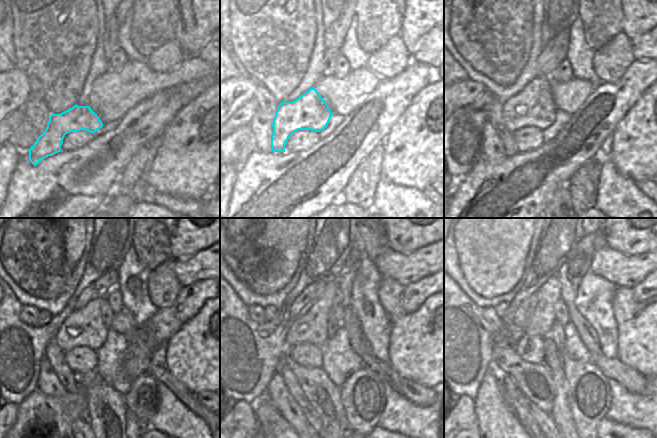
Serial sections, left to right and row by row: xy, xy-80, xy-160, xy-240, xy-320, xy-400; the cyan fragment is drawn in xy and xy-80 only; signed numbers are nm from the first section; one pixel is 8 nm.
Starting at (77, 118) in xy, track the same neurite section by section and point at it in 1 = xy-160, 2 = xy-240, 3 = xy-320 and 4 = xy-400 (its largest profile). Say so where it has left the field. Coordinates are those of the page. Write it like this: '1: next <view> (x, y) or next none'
1: next xy-160 (533, 106)
2: next xy-240 (84, 327)
3: next xy-320 (311, 328)
4: next xy-400 (543, 316)

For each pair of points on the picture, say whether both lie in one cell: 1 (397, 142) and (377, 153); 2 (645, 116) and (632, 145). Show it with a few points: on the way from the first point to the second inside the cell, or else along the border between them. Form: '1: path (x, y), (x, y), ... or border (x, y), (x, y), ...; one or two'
1: border (381, 143), (380, 173); two
2: path (645, 123), (645, 132), (639, 138); one

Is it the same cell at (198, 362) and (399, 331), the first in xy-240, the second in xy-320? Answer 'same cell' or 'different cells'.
same cell

